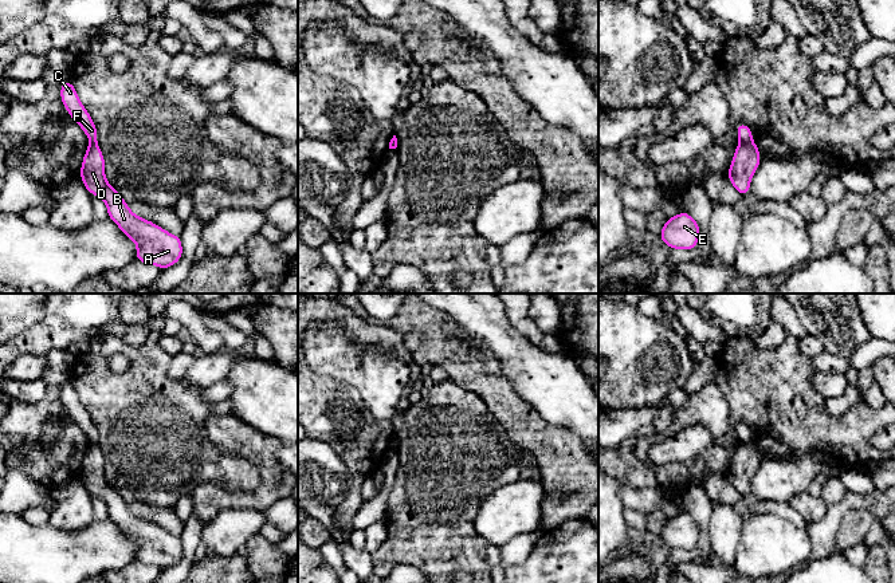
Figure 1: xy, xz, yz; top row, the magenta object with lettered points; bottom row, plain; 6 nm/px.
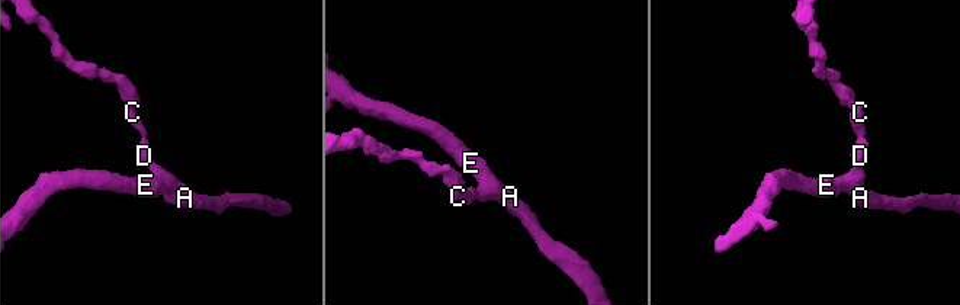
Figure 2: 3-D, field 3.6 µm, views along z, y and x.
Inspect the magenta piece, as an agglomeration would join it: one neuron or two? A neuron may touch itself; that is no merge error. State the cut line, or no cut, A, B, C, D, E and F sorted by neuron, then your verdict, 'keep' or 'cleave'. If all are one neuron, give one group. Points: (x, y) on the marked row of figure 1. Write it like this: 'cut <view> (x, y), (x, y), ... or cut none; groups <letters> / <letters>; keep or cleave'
cut yz (750, 140), (741, 144); groups A B D E / C F; cleave

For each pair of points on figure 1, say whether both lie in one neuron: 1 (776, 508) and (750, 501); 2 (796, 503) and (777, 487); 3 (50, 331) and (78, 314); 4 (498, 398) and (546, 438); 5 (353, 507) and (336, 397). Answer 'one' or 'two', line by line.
1: one
2: two
3: one
4: one
5: one

